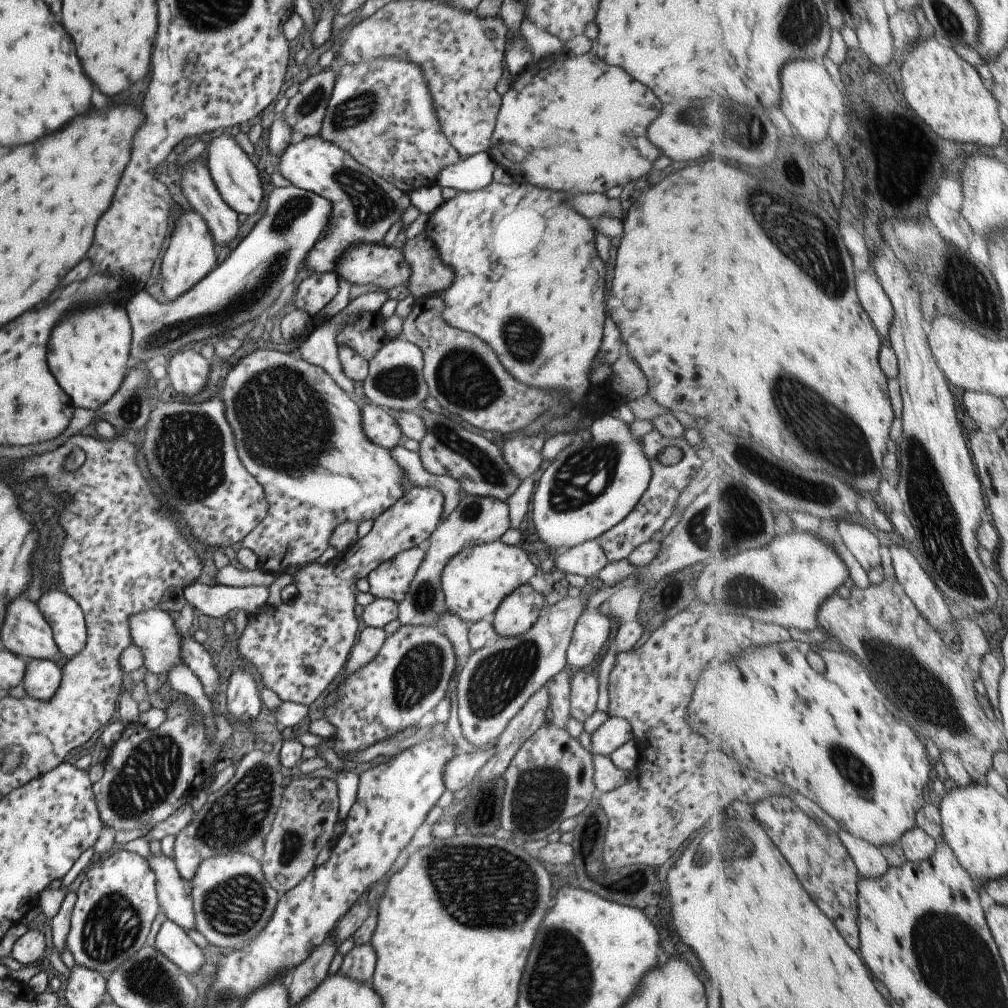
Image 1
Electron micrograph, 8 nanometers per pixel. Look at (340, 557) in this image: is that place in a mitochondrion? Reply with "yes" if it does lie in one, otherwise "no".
no

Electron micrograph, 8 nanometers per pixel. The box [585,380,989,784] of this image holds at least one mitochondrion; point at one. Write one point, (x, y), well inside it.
(929, 700)

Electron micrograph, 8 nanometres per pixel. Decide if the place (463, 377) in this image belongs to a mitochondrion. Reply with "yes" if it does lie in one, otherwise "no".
yes

